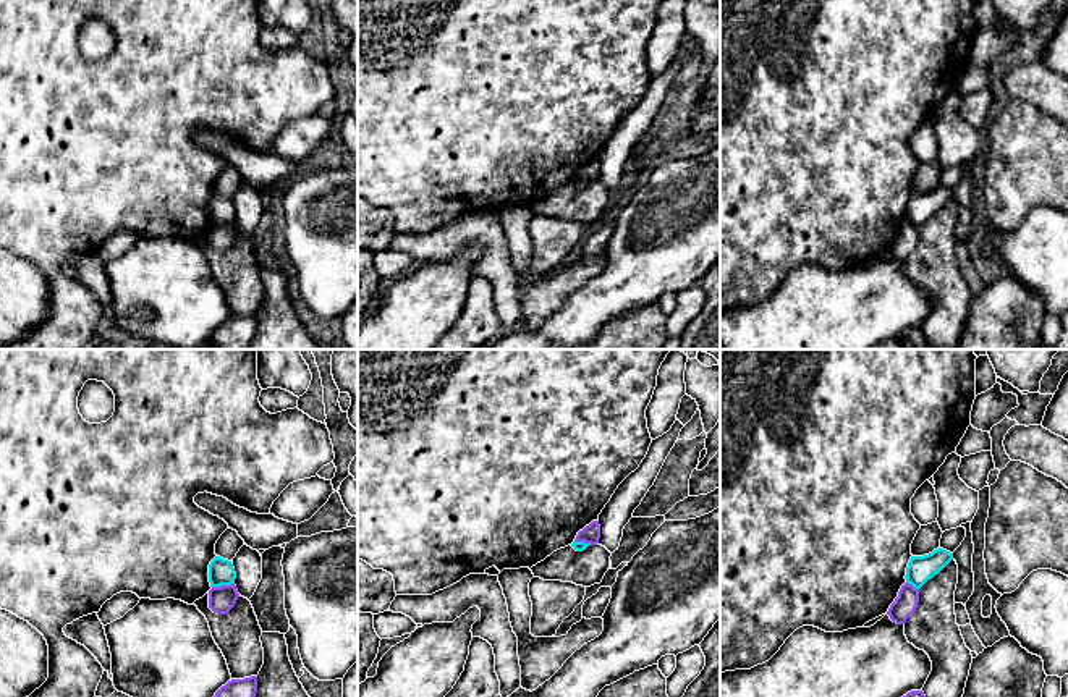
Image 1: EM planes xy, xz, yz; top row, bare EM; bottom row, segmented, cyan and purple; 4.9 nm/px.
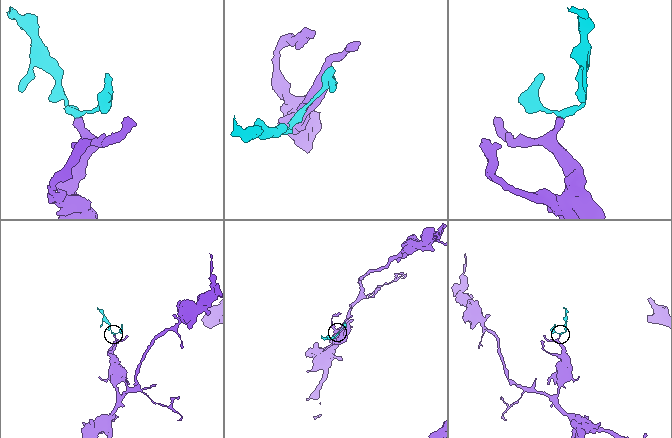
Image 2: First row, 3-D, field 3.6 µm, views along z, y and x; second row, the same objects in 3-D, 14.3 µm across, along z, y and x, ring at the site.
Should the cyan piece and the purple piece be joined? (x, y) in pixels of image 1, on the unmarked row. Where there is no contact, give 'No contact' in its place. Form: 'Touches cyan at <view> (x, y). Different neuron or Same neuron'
Touches cyan at xy (222, 222). Different neuron

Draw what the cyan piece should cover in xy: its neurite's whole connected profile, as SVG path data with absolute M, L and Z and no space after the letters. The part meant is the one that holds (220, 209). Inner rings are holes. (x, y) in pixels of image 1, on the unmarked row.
M215 194L209 202L209 220L210 225L222 225L235 222L236 210L233 201Z

